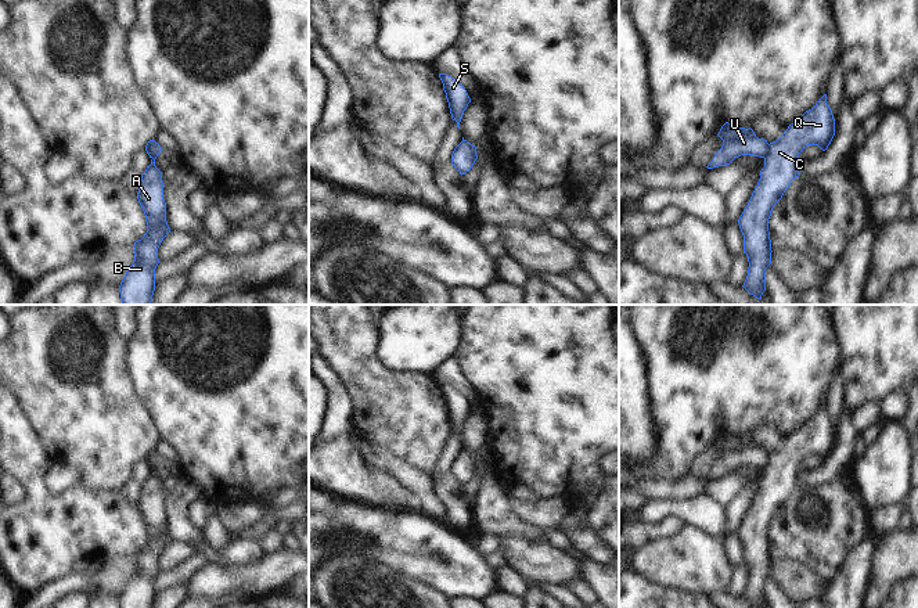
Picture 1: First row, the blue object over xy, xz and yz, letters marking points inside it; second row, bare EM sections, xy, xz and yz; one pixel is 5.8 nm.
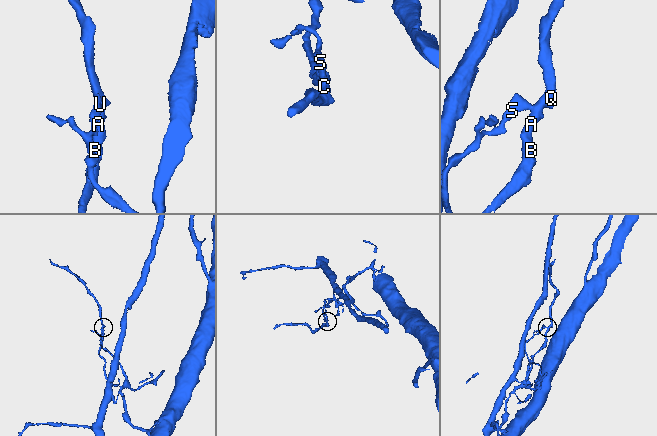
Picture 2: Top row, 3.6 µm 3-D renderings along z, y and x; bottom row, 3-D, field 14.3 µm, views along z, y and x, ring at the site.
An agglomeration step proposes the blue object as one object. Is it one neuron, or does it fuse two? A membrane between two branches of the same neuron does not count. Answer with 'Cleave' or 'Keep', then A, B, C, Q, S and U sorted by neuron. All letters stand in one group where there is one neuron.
Cleave. Groups: A B C Q / S U

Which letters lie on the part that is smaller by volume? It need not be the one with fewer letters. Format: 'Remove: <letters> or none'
Remove: S, U

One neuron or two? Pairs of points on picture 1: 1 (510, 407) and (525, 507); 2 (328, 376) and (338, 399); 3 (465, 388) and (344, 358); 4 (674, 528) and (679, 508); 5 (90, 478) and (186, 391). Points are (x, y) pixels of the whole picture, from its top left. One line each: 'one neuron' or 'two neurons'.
1: two neurons
2: one neuron
3: two neurons
4: two neurons
5: two neurons

